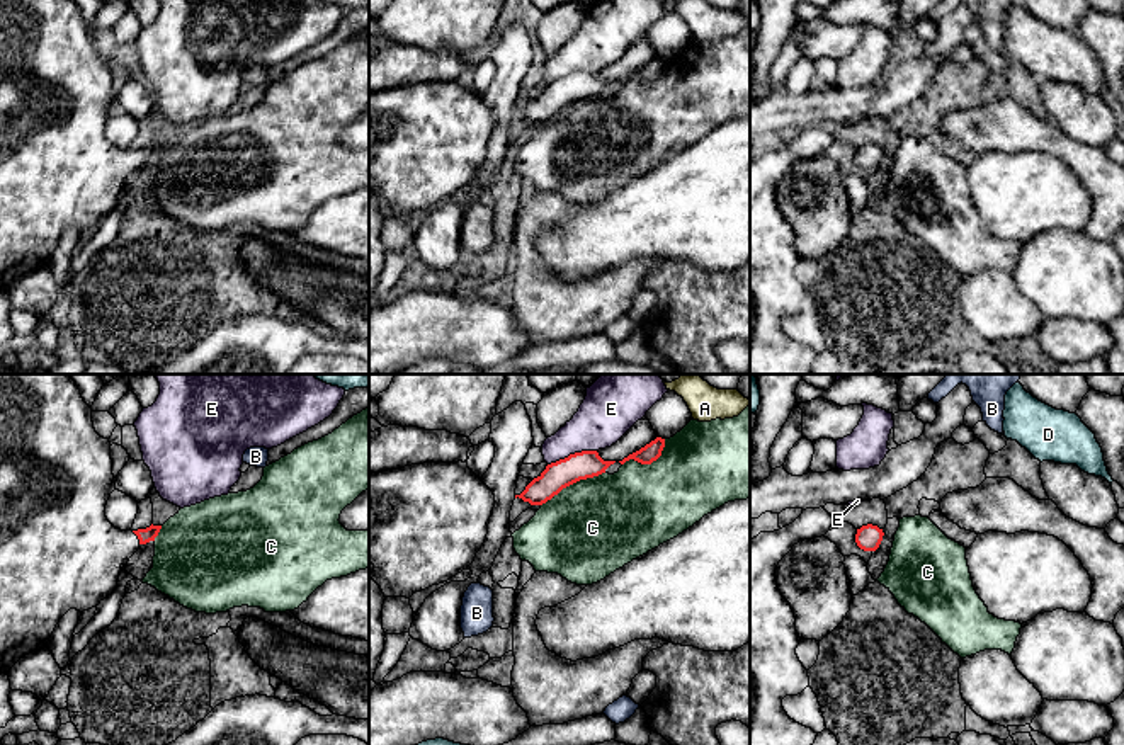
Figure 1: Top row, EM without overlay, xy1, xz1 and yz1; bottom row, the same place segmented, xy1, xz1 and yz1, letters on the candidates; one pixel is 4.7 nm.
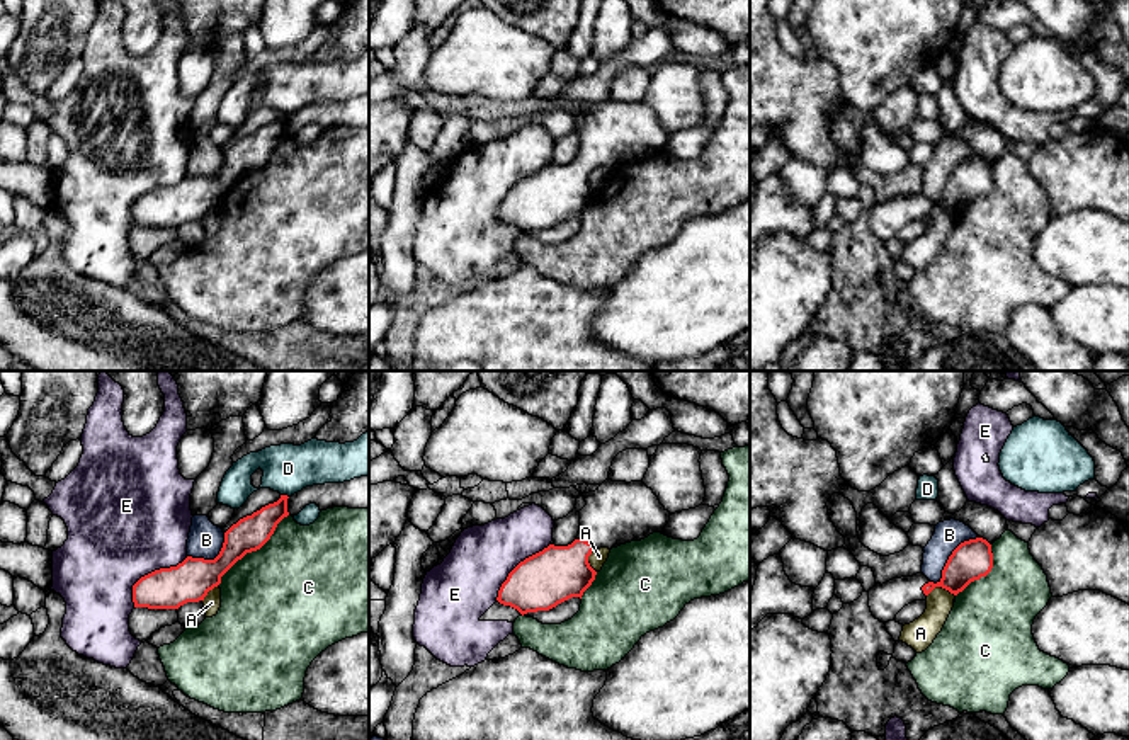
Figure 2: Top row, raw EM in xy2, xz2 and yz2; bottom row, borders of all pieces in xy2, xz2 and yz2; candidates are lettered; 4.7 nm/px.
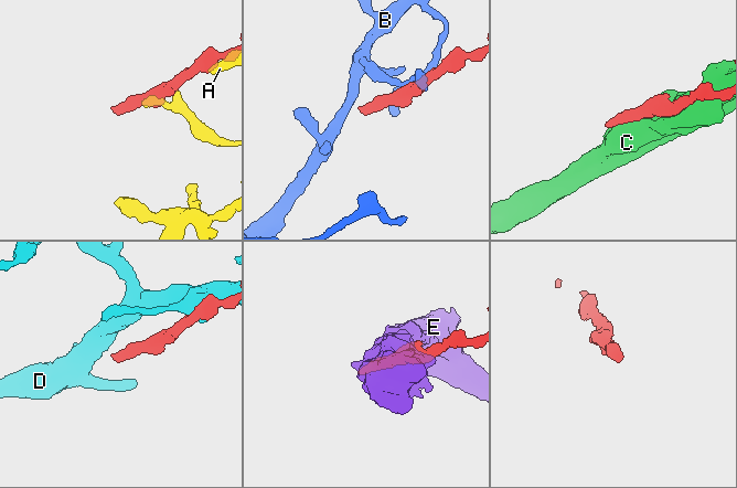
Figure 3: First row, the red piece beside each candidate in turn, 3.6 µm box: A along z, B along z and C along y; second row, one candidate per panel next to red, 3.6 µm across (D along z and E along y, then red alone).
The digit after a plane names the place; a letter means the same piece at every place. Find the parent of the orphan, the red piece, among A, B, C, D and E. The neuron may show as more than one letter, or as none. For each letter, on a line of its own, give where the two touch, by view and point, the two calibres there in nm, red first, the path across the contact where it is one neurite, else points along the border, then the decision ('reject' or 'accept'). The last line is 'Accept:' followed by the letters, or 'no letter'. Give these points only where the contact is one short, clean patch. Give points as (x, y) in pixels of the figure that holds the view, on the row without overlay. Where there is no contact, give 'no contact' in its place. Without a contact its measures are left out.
A: meets red in yz2 at (941, 204); 190 nm thick on the red side, 140 nm on the other; border along yz2 (954, 213), (936, 206), (927, 215); reject
B: meets red in yz2 at (949, 176); 190 nm thick on the red side, 140 nm on the other; border along yz2 (978, 155), (963, 160), (949, 176), (942, 194), (930, 201); reject
C: meets red in xy2 at (254, 169); 160 nm thick on the red side, 480 nm on the other; reject
D: meets red in xy2 at (284, 114); 160 nm thick on the red side, 240 nm on the other; reject
E: meets red in xy2 at (152, 191); 200 nm thick on the red side, 500 nm on the other; reject
Accept: no letter

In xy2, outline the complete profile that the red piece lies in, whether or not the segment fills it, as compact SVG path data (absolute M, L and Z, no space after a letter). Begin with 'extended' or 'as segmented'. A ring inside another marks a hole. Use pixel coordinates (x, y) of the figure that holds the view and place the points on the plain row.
as segmented; M287 114L240 138L224 151L224 162L214 179L187 175L170 187L155 189L133 204L134 226L179 228L187 221L204 219L221 196L247 172L260 168L277 143L289 134Z

